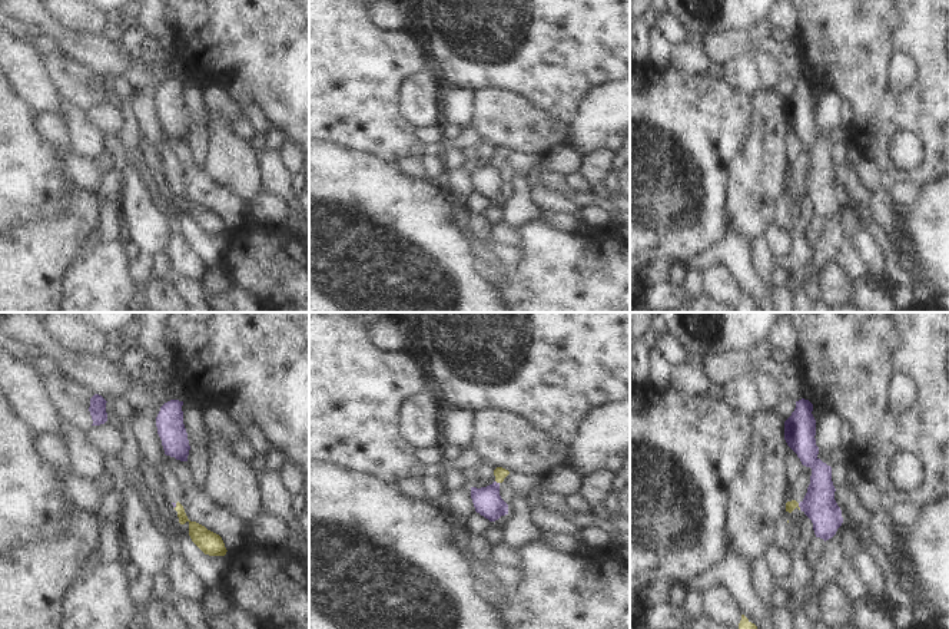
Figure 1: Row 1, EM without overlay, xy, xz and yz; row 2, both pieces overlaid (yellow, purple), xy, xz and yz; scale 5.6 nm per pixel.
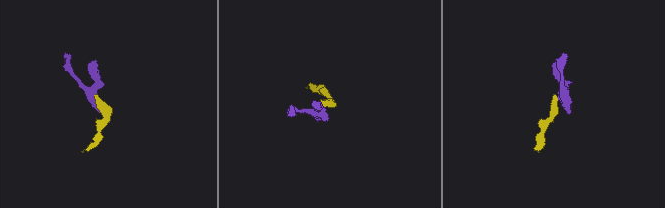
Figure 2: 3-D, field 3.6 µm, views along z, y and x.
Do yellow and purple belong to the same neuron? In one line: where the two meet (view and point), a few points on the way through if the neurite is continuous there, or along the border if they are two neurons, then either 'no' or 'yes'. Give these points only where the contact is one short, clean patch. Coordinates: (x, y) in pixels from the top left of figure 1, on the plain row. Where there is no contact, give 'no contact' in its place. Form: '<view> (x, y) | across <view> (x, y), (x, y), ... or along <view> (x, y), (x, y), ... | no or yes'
yz (797, 185) | along yz (797, 182), (800, 188) | no

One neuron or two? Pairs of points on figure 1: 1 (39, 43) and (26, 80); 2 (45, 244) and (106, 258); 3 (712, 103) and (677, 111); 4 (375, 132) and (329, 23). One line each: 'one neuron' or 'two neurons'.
1: two neurons
2: two neurons
3: one neuron
4: one neuron

